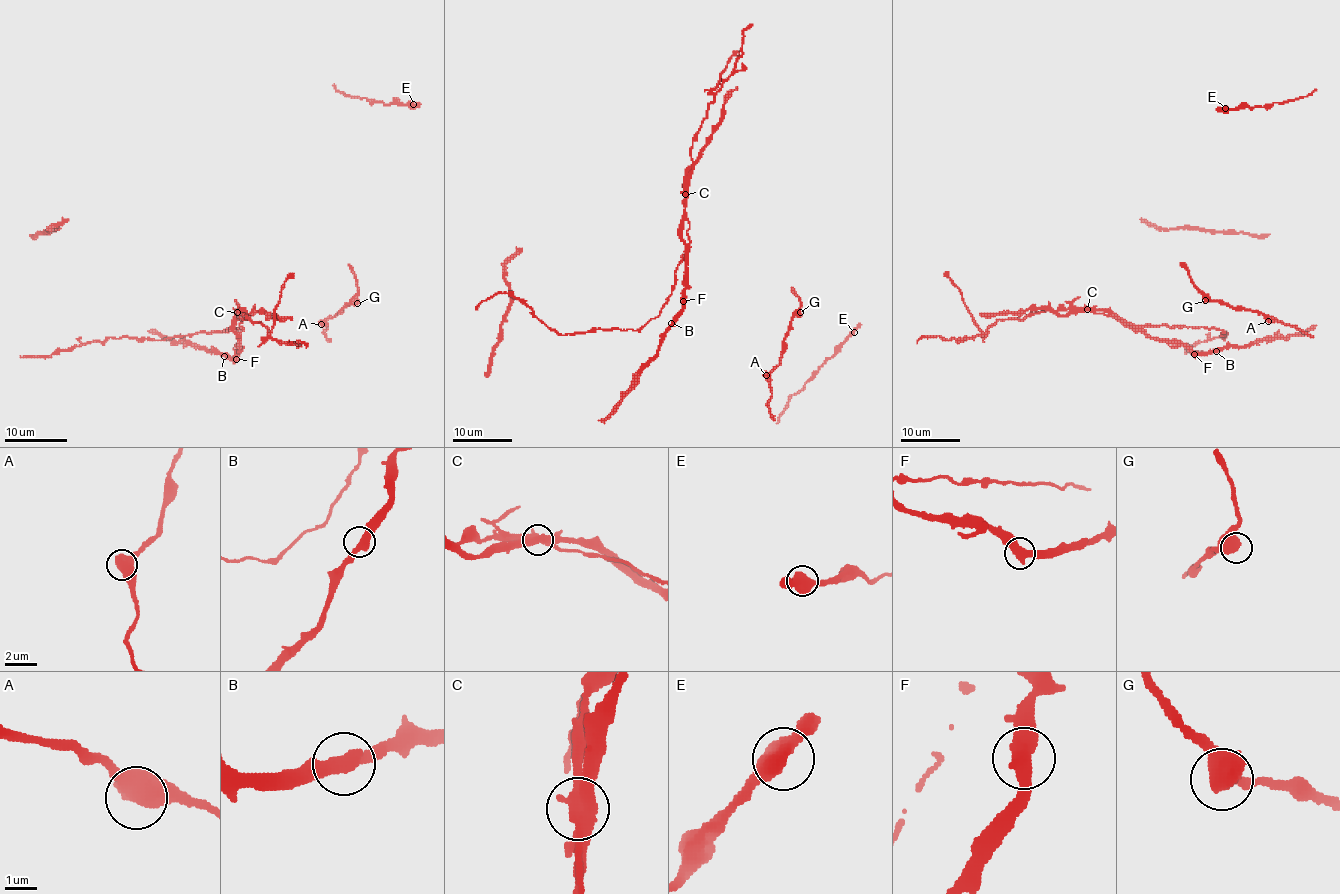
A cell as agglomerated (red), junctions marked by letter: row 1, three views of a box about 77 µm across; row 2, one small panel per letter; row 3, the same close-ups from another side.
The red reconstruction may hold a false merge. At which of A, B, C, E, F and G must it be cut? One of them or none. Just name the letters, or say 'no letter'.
C

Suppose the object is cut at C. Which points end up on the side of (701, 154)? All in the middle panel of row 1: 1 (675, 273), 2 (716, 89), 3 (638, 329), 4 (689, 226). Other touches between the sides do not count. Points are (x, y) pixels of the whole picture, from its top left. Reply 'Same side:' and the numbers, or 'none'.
Same side: none

